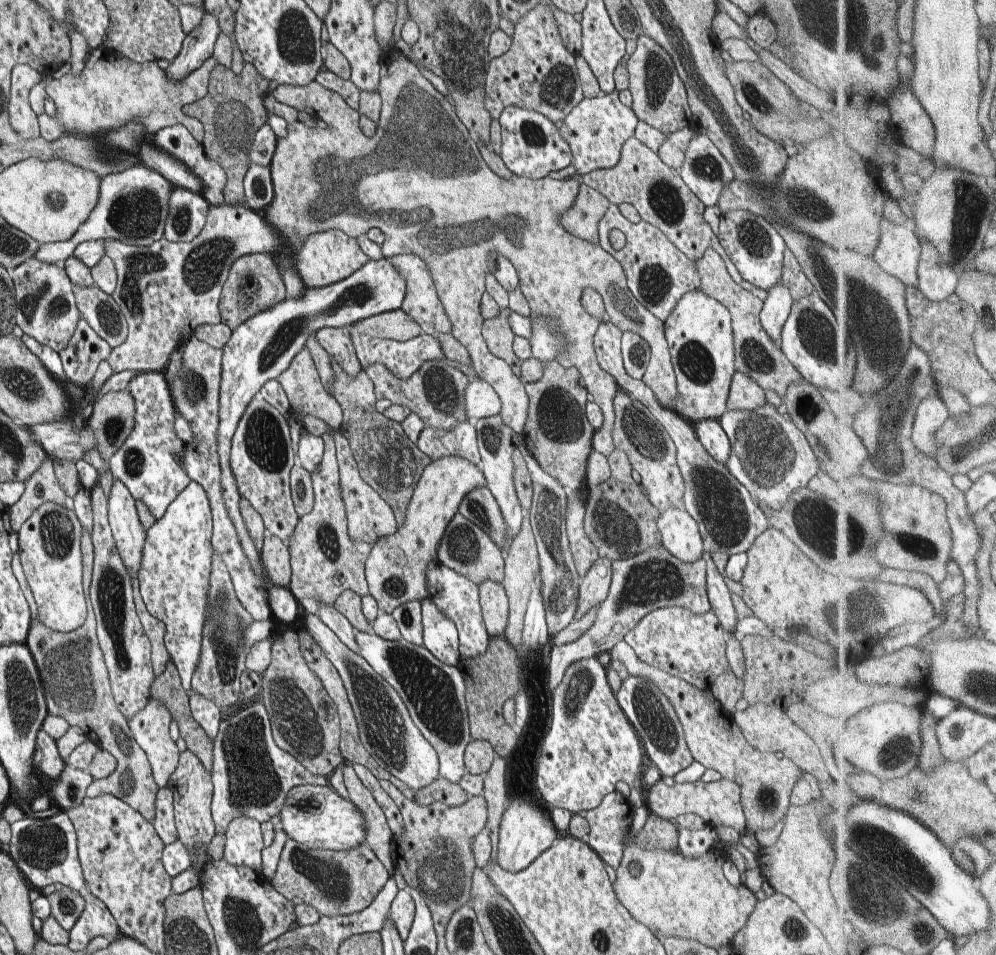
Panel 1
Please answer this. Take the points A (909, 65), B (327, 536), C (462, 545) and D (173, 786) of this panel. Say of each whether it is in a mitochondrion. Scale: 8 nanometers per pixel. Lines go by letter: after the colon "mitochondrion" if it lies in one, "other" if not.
A: other
B: mitochondrion
C: mitochondrion
D: other

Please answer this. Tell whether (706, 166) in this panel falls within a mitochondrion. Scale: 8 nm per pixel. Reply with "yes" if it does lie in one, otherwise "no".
yes

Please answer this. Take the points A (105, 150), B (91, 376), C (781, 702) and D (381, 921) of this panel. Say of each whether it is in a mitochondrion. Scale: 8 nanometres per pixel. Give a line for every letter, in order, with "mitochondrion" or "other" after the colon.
A: other
B: other
C: other
D: other

